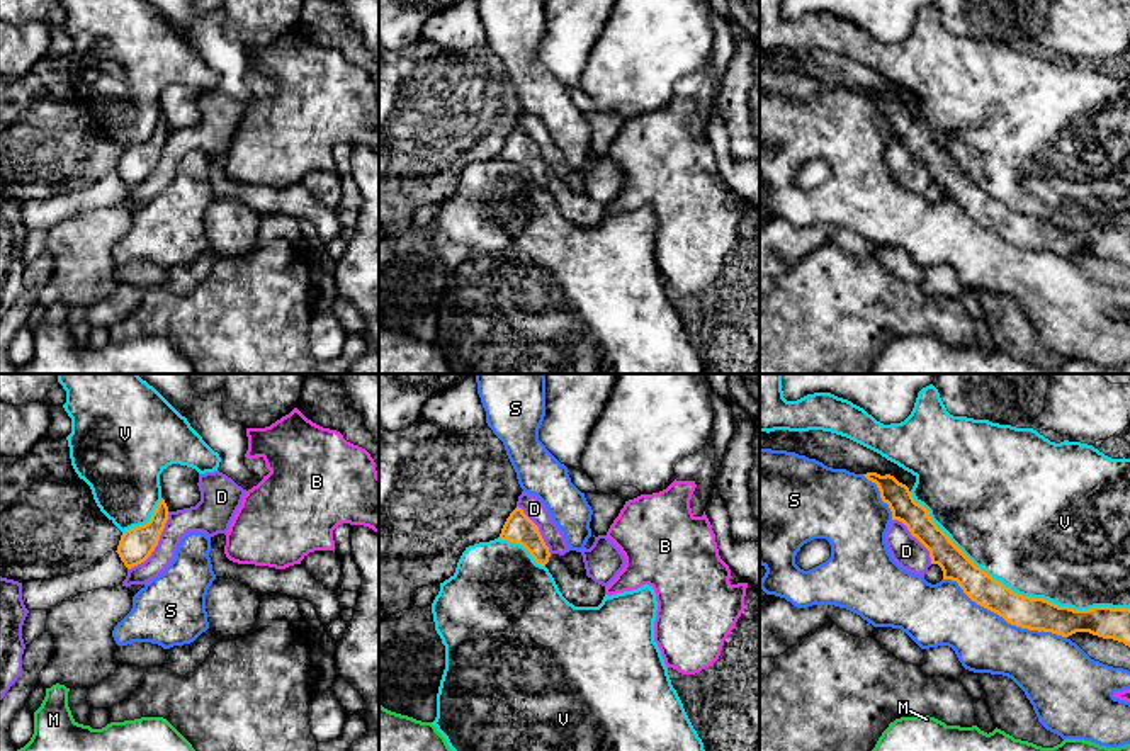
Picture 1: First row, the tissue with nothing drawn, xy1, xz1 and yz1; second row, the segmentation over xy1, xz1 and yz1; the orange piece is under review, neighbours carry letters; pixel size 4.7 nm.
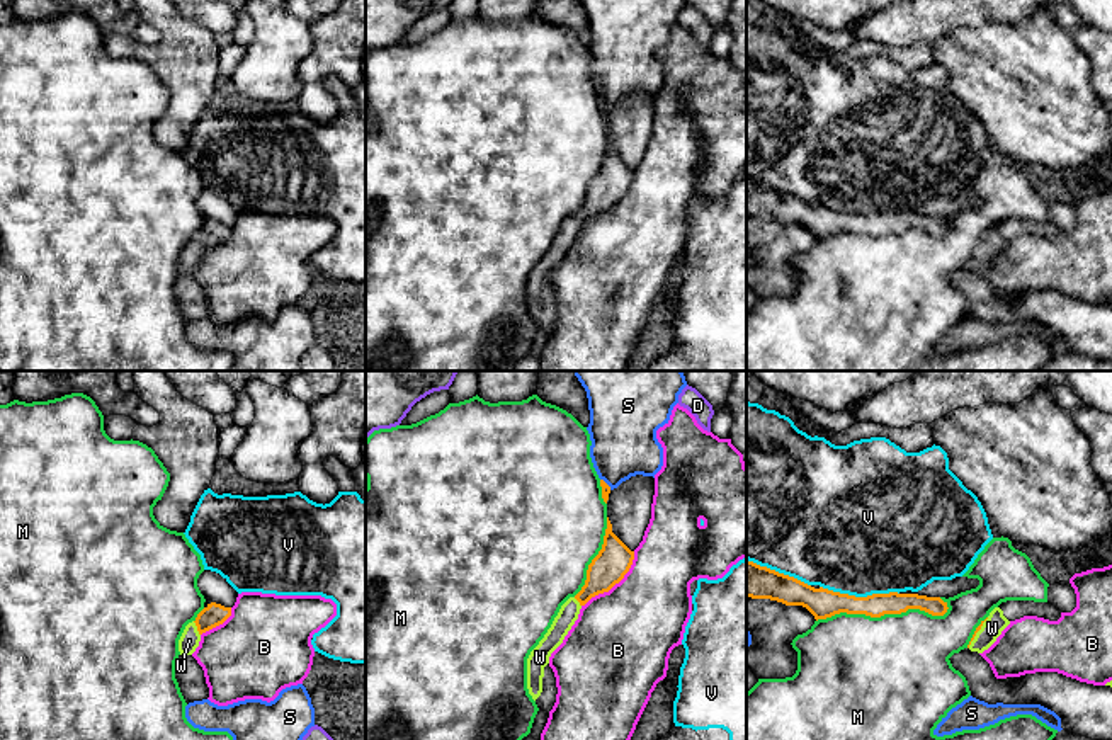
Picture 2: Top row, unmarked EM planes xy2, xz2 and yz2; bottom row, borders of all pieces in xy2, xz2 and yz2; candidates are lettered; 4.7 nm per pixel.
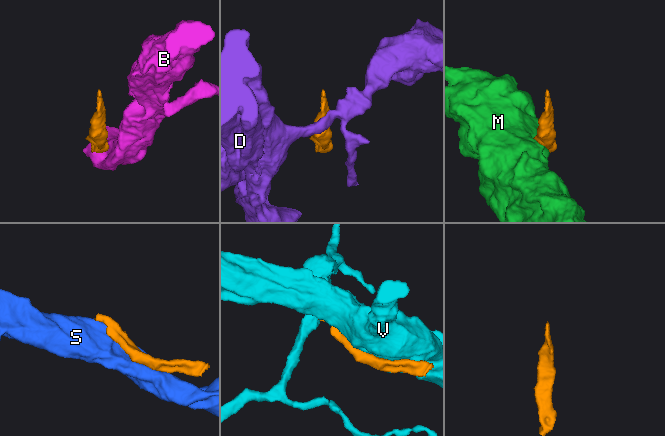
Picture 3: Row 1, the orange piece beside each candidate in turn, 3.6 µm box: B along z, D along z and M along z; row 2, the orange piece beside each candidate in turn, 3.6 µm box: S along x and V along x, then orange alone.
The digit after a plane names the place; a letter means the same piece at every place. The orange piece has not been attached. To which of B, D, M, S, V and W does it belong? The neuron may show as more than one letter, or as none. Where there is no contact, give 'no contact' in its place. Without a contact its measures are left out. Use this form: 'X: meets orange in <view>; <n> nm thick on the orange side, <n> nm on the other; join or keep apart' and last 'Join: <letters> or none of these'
B: meets orange in xz2; 160 nm thick on the orange side, 460 nm on the other; keep apart
D: meets orange in xy1; 160 nm thick on the orange side, 130 nm on the other; keep apart
M: meets orange in yz2; 110 nm thick on the orange side, 500 nm on the other; keep apart
S: meets orange in yz1; 160 nm thick on the orange side, 280 nm on the other; keep apart
V: meets orange in yz1; 160 nm thick on the orange side, 480 nm on the other; keep apart
W: meets orange in xy2; 110 nm thick on the orange side, 90 nm on the other; join
Join: W

